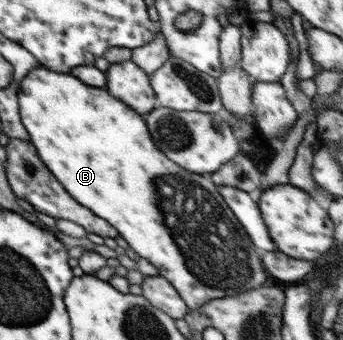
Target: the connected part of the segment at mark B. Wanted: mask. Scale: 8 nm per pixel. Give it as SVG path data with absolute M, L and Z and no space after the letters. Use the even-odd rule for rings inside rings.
M42 65L23 80L18 97L24 127L43 163L54 173L55 178L84 207L91 208L97 216L117 228L119 235L140 257L155 265L159 275L176 288L190 310L198 310L208 301L222 297L236 297L260 287L268 279L248 233L222 201L210 176L184 171L162 151L158 151L143 116L130 104L112 96L106 88L91 87L79 77ZM192 231L196 231L200 239L192 239Z

